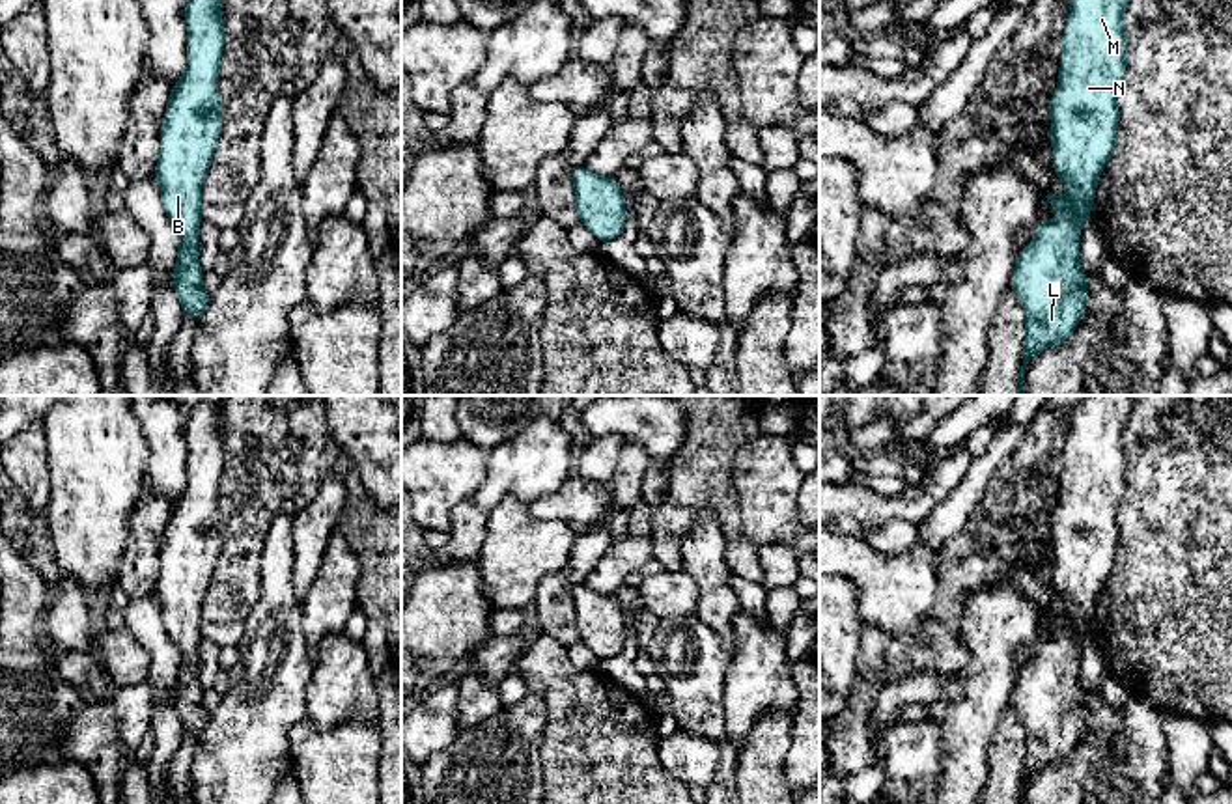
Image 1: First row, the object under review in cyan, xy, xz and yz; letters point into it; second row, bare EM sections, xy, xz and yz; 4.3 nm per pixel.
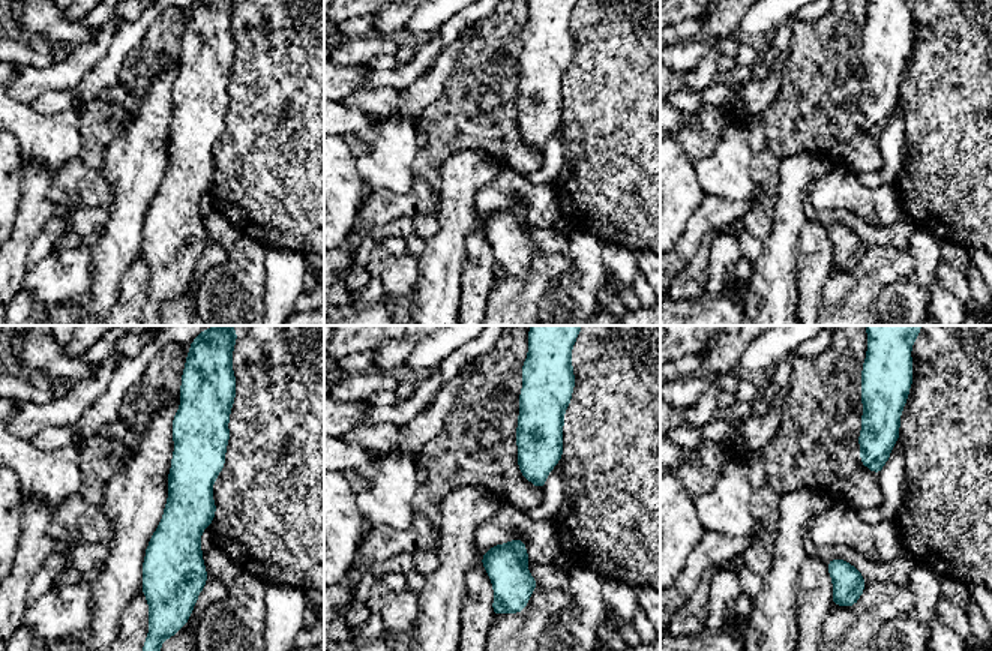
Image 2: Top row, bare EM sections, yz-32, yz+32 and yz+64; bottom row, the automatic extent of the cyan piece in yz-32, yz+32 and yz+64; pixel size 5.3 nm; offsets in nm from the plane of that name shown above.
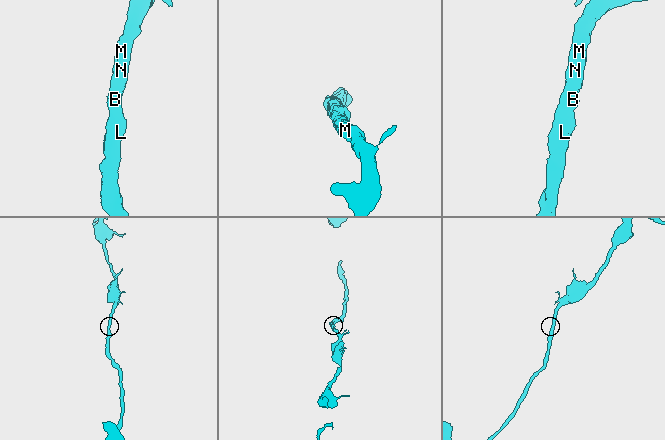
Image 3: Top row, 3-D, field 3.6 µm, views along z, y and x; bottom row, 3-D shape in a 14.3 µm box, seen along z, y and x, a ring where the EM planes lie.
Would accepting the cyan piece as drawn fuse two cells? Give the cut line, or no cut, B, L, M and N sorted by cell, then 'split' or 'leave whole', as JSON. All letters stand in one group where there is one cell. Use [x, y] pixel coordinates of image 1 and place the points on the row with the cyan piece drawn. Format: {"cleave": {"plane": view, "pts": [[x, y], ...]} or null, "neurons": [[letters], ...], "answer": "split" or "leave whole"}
{"cleave": null, "neurons": [["B", "L", "M", "N"]], "answer": "leave whole"}

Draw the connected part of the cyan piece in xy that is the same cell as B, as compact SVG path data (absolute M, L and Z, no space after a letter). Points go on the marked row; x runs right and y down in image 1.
M187 0L187 67L162 116L161 151L153 179L161 188L161 201L166 216L179 231L177 261L174 269L174 293L179 297L183 313L194 317L196 323L203 315L211 295L203 289L203 270L198 261L198 229L202 224L202 187L217 151L222 132L218 73L224 50L224 22L220 15L220 0Z

